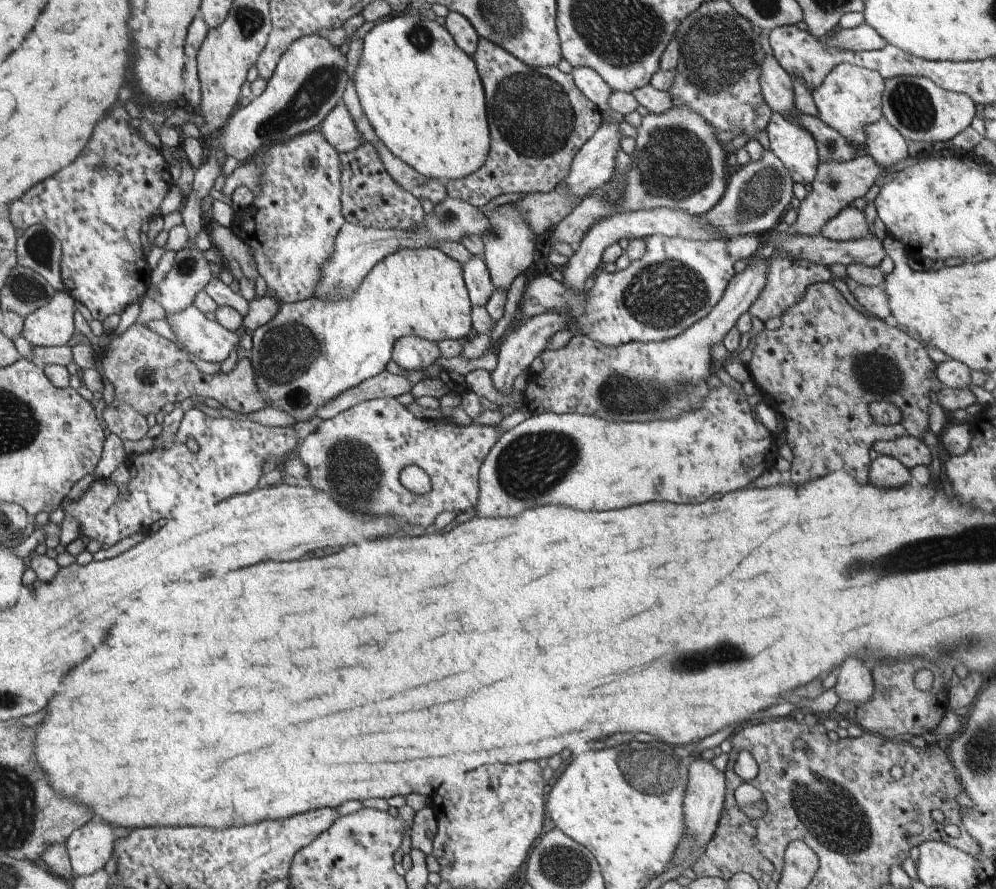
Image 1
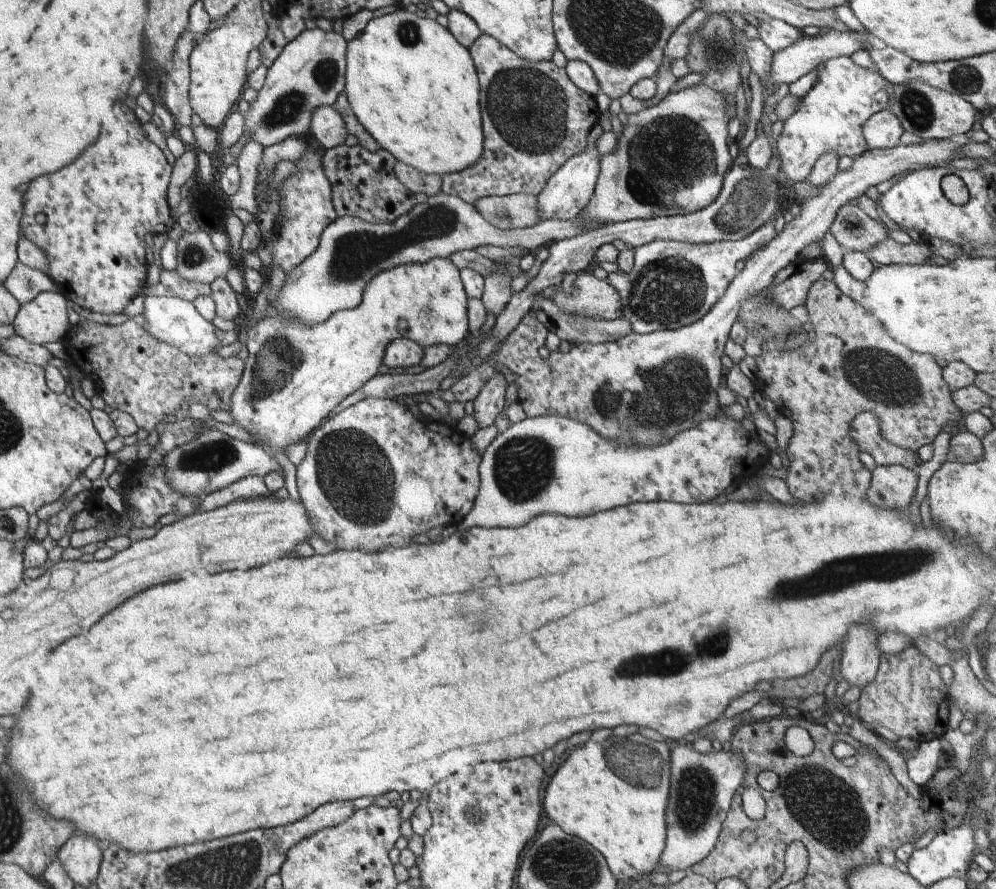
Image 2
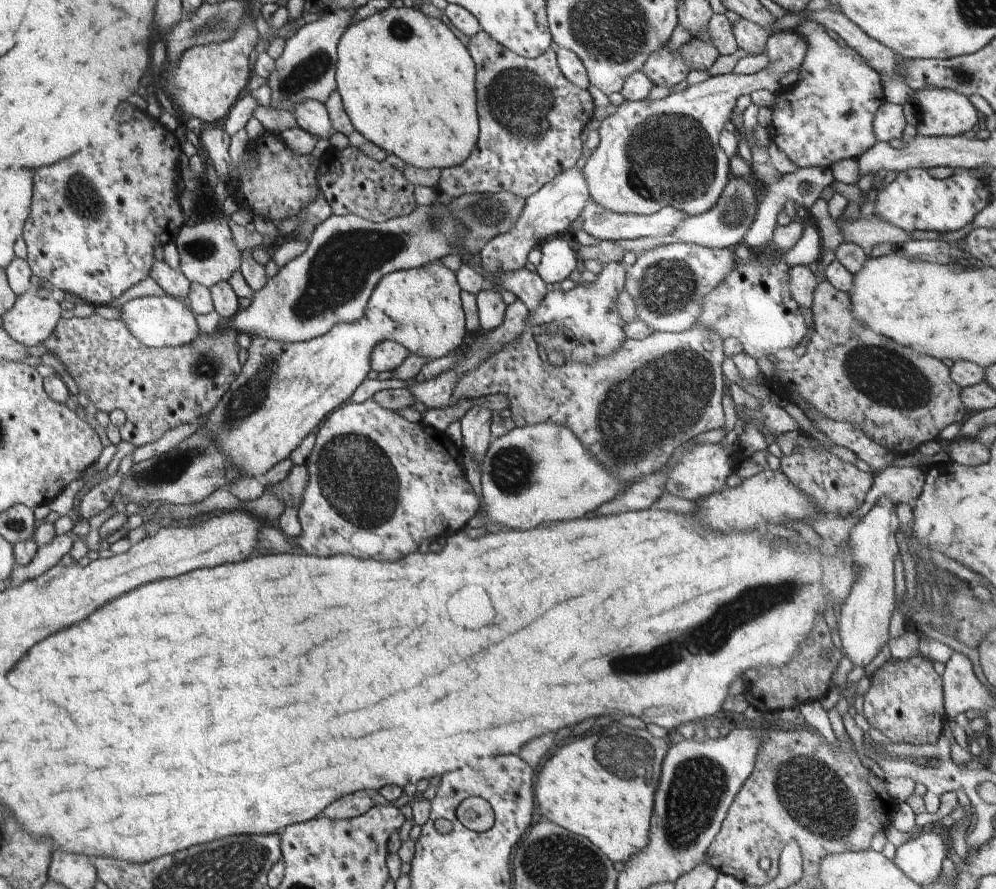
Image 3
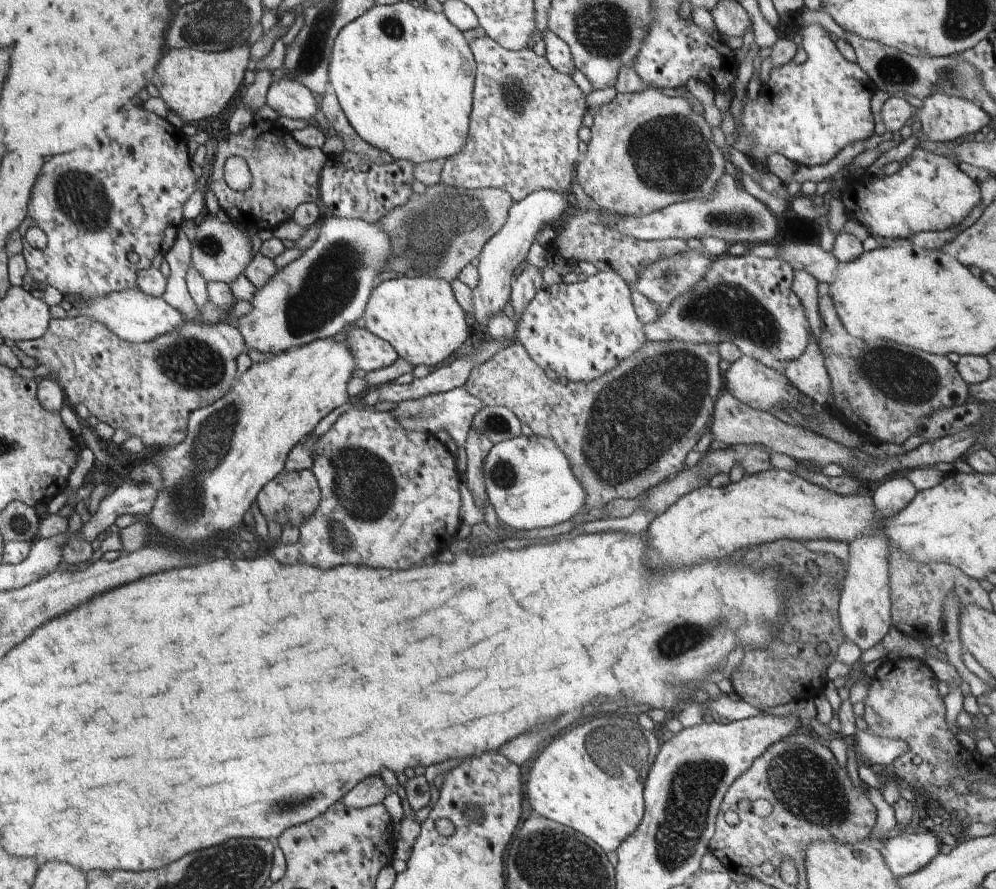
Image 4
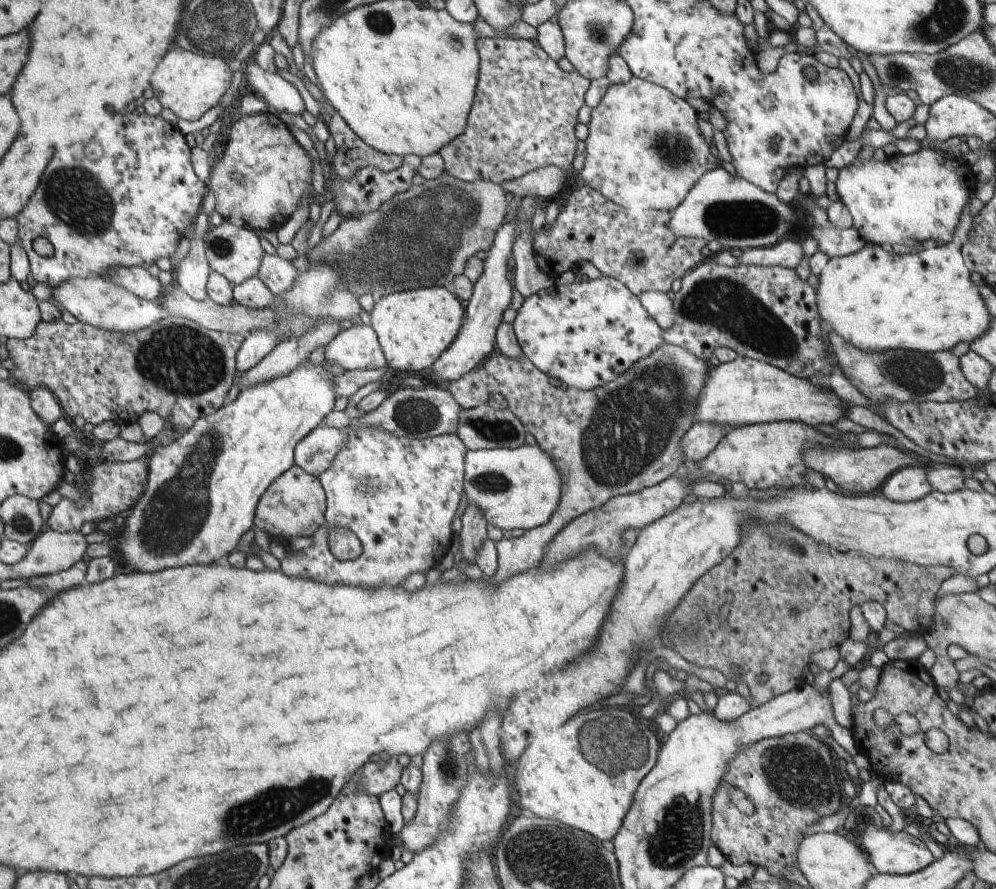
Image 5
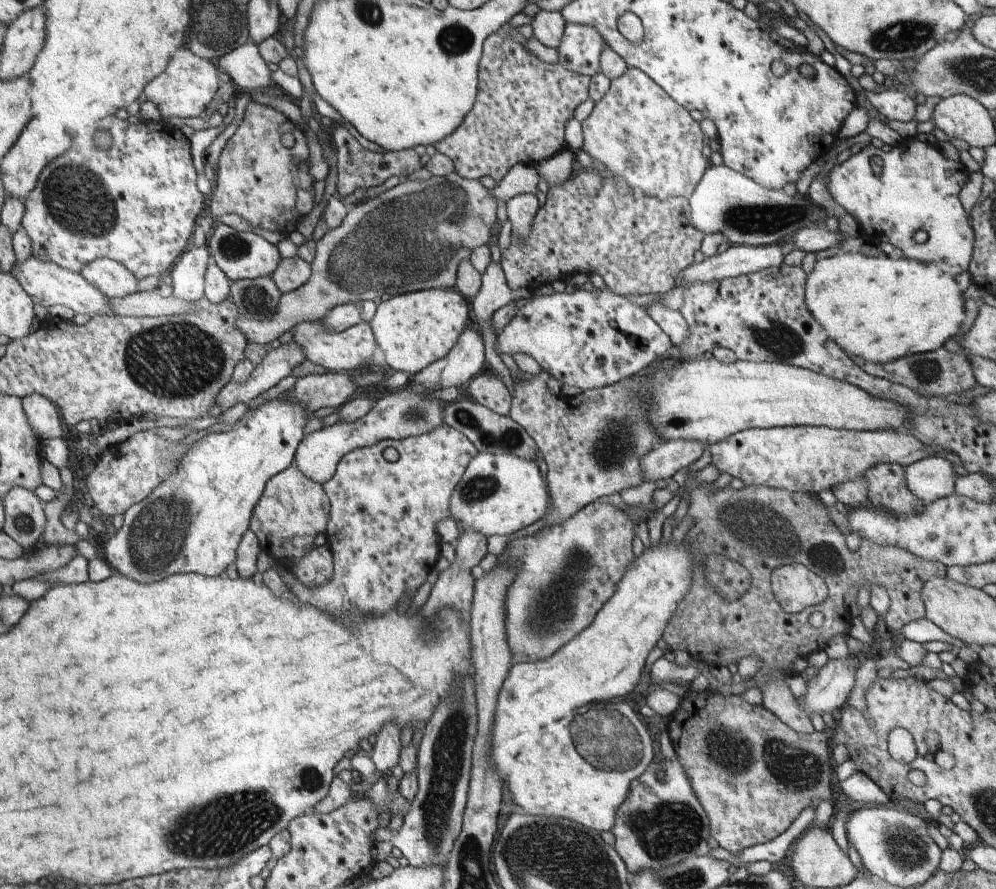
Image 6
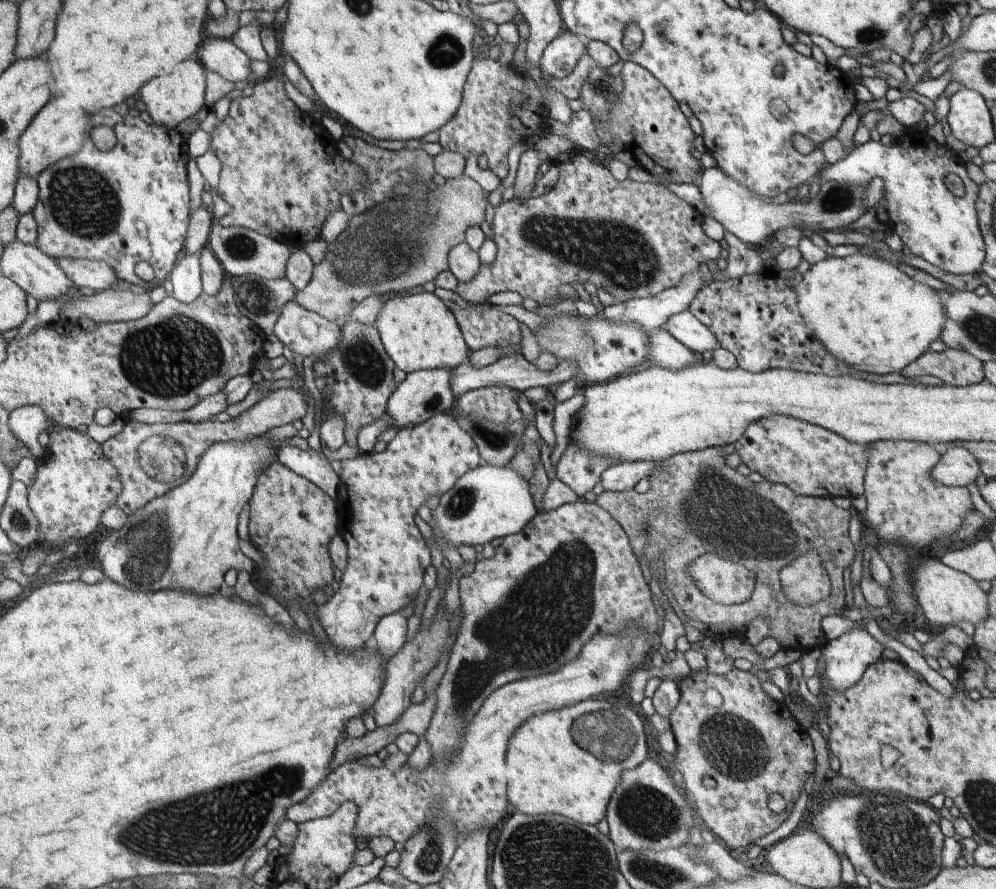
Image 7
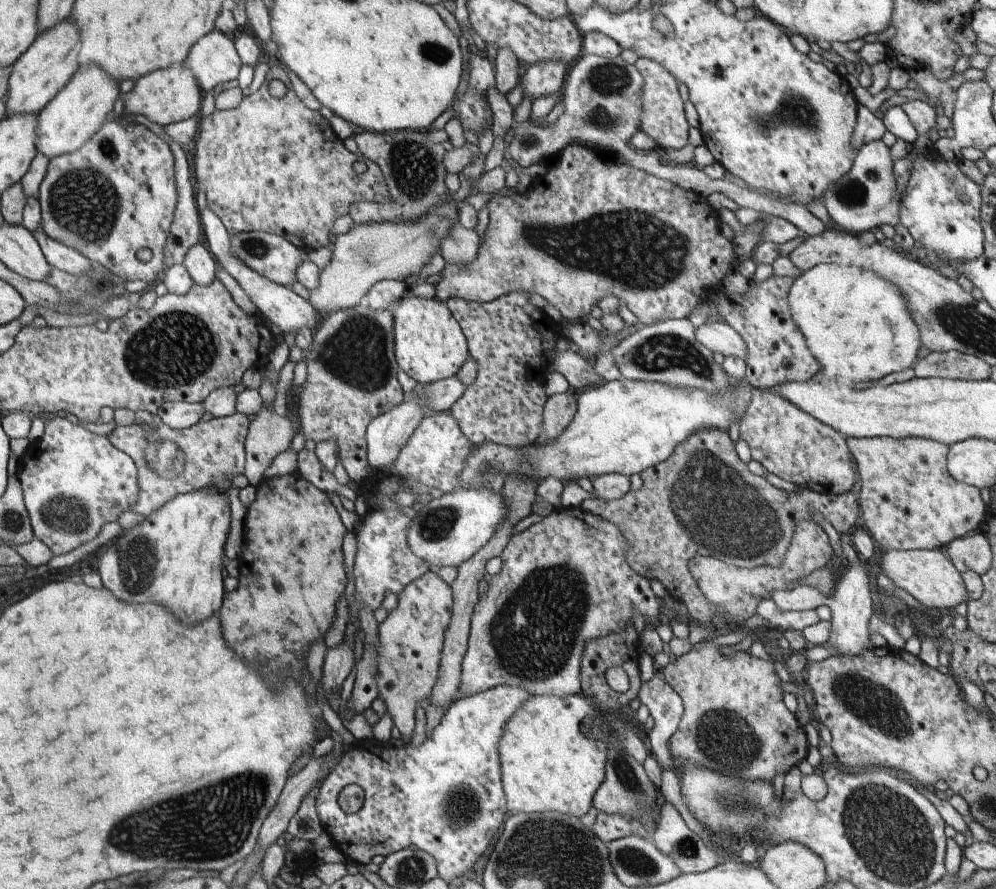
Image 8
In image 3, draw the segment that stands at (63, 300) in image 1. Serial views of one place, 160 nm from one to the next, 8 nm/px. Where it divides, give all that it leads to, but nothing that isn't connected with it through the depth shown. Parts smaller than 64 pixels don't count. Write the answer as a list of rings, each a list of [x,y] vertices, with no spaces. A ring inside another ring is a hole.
[[[34,291],[16,296],[14,304],[1,316],[1,327],[25,347],[50,338],[61,320],[60,304],[54,298],[34,296]]]

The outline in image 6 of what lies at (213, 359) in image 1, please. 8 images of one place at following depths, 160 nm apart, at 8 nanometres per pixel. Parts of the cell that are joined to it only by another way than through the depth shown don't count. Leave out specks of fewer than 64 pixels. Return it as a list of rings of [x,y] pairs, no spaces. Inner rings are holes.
[[[32,254],[25,261],[16,260],[9,272],[14,275],[14,278],[18,279],[26,294],[29,294],[30,298],[34,299],[34,302],[37,302],[40,306],[49,308],[54,304],[60,304],[60,306],[72,308],[75,314],[112,315],[107,301],[110,297],[94,288],[80,273],[58,266],[55,262],[39,259]]]

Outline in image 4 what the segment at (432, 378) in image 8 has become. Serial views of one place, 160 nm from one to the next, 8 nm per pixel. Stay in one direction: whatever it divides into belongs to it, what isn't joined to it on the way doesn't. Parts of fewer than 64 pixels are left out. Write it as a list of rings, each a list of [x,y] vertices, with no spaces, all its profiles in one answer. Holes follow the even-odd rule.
[[[403,276],[382,282],[369,298],[366,328],[389,342],[413,367],[436,368],[451,360],[468,340],[468,324],[451,283],[434,276]]]

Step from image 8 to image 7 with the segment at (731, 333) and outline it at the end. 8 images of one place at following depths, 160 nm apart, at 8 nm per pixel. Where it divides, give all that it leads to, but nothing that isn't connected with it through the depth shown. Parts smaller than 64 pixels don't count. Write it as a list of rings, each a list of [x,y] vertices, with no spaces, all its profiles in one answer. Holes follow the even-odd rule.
[[[688,310],[670,316],[663,329],[697,355],[720,347],[714,332]]]

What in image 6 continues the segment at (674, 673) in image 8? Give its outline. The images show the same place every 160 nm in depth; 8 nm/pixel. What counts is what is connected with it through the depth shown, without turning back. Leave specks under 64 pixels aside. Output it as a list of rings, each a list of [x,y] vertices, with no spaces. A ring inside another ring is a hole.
[[[684,691],[687,693],[681,696],[678,708],[667,718],[667,730],[691,787],[707,812],[711,836],[724,850],[736,856],[748,846],[770,841],[788,830],[804,808],[830,798],[832,770],[827,730],[799,733],[764,705],[750,704],[742,695]]]

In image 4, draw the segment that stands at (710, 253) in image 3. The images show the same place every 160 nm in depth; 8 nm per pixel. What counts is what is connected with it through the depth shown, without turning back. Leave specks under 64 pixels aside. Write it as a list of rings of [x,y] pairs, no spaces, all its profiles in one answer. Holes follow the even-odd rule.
[[[691,249],[683,255],[660,259],[645,267],[630,286],[632,291],[641,292],[646,298],[649,298],[649,301],[655,302],[659,306],[661,314],[664,315],[672,302],[677,301],[677,296],[690,290],[690,287],[706,272],[712,260],[712,256],[708,255],[706,251],[700,253]]]

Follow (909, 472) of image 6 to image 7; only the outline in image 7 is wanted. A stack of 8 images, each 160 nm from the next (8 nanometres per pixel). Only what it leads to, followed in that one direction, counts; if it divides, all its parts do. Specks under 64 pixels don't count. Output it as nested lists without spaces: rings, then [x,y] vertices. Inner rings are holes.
[[[950,448],[930,470],[930,478],[950,487],[967,487],[980,474],[980,462],[966,448]]]

